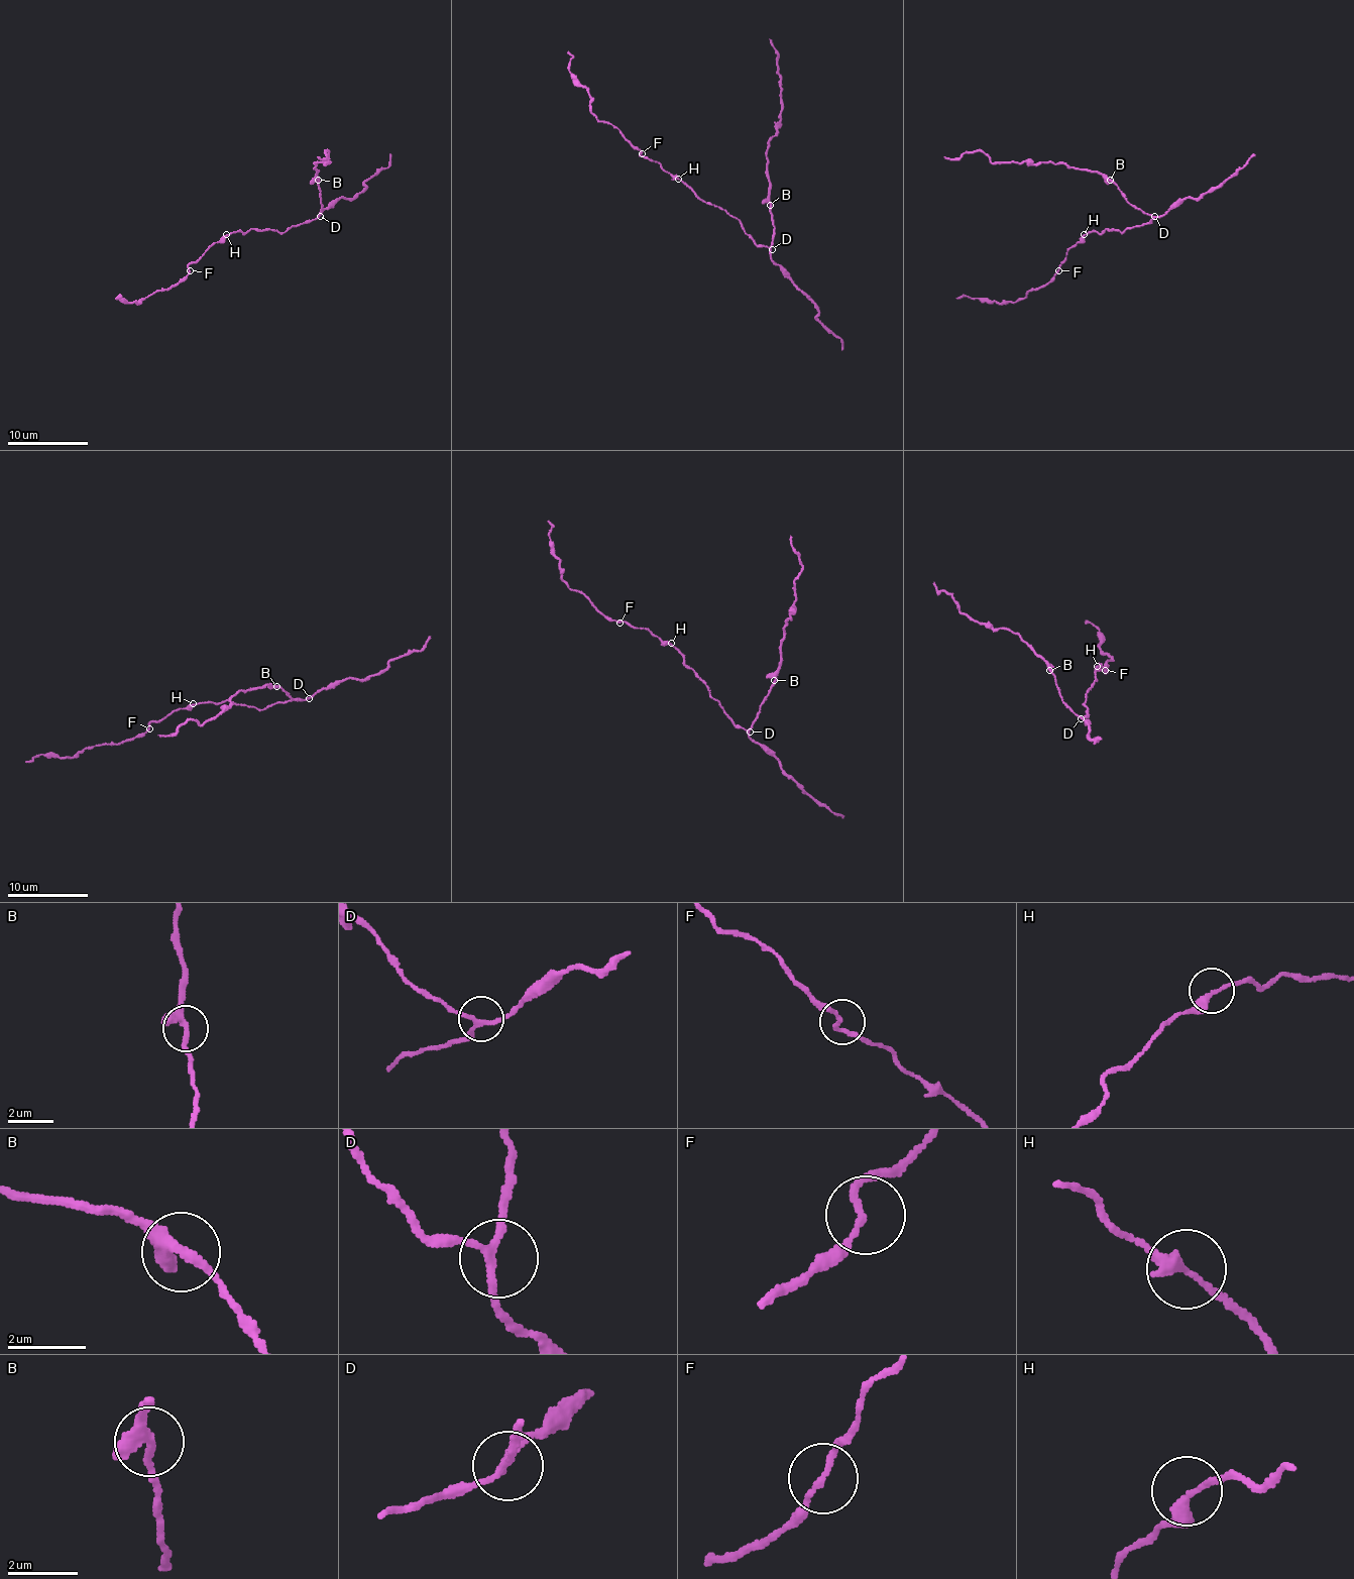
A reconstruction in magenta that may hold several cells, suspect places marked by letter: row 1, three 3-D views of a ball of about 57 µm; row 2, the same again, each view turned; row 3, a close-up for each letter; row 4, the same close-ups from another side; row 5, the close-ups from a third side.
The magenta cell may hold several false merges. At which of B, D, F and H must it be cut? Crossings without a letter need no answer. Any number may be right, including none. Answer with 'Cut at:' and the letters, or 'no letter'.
Cut at: no letter

